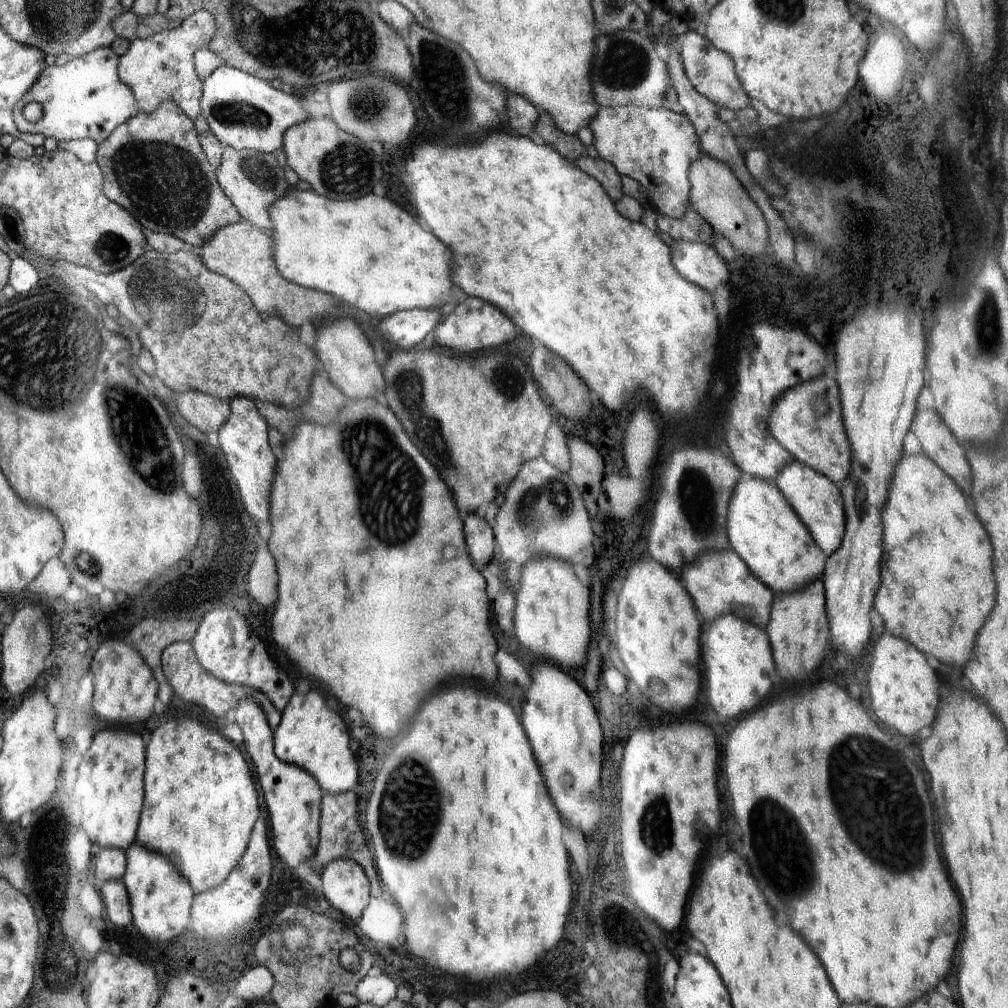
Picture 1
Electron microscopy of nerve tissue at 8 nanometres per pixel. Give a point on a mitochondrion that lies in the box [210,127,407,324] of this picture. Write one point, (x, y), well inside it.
(346, 169)

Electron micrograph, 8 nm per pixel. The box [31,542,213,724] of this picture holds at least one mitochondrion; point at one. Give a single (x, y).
(85, 562)

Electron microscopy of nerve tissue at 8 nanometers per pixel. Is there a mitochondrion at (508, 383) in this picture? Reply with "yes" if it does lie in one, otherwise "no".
yes

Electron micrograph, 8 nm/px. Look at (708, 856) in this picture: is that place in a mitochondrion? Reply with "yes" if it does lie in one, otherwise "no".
no

